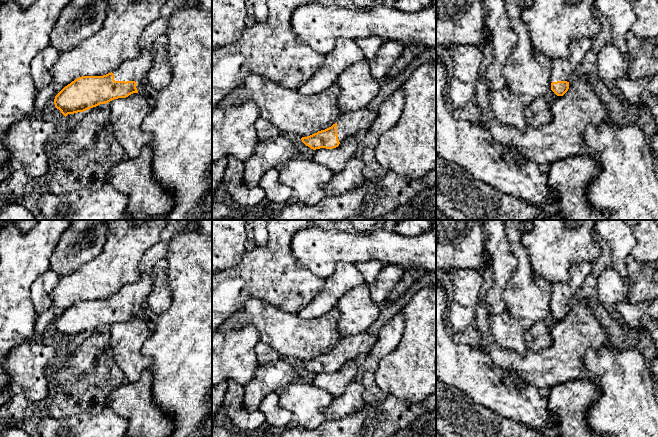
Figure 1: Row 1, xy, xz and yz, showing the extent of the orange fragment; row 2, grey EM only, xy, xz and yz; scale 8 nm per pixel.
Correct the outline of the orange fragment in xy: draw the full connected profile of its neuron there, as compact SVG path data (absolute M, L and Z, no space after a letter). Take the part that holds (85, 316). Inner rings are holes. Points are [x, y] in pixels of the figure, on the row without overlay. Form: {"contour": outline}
{"contour": "M167 220L167 224L160 234L160 241L146 250L139 263L140 279L134 283L124 285L118 292L103 300L82 300L65 310L54 323L57 333L66 341L68 338L84 336L100 328L106 328L114 323L126 322L133 317L138 317L139 312L147 305L154 280L154 267L167 258L169 243L182 229L194 226L194 220Z"}

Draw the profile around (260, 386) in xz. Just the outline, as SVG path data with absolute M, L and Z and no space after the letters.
M259 365L253 379L244 386L244 406L251 412L259 410L262 400L271 393L280 393L289 384L299 380L293 375L291 368L290 376L277 375L277 366L269 370L269 375L264 375L264 366Z

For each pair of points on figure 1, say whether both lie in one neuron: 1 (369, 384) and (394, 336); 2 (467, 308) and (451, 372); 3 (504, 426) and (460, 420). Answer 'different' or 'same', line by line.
1: same
2: different
3: same

